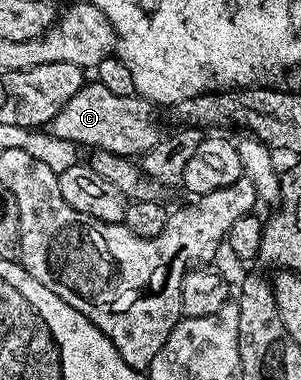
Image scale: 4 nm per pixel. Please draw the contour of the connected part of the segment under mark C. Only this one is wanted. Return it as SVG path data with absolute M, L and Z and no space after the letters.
M98 80L89 81L54 116L50 134L58 140L66 140L77 148L99 148L123 158L135 159L154 148L162 139L160 122L156 119L157 107L147 98L114 96Z

